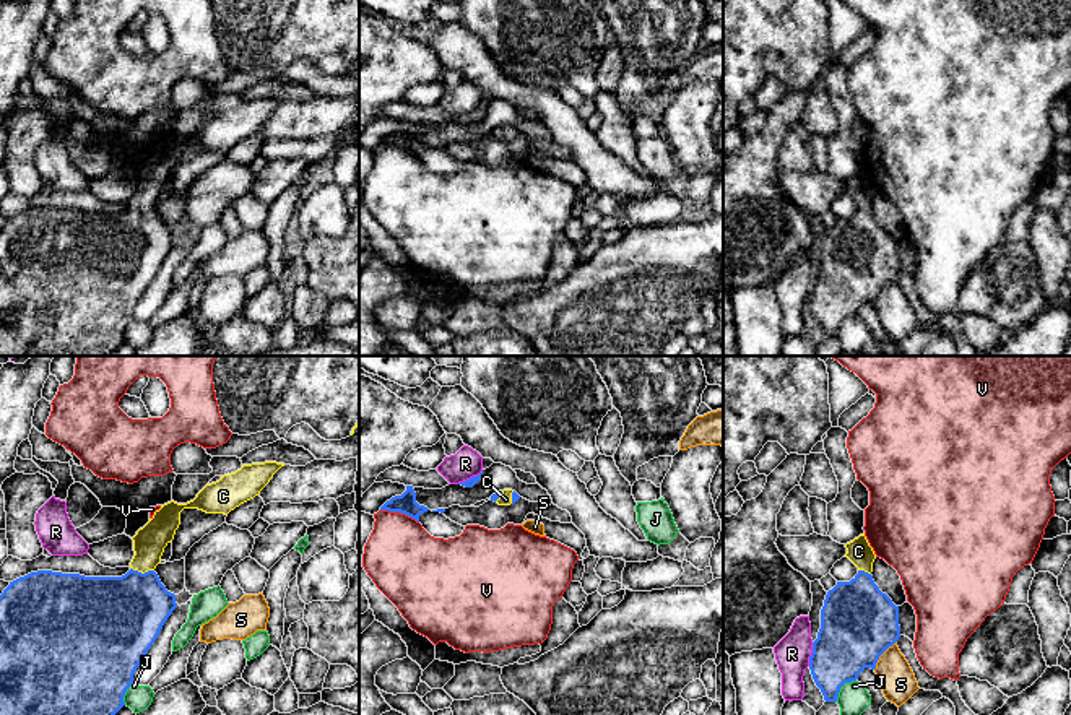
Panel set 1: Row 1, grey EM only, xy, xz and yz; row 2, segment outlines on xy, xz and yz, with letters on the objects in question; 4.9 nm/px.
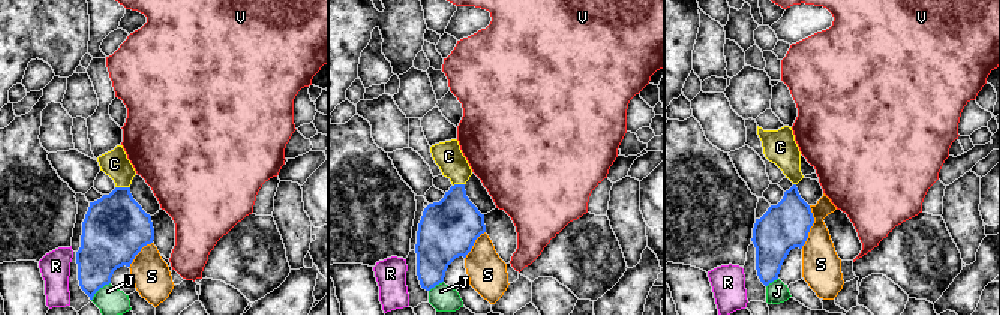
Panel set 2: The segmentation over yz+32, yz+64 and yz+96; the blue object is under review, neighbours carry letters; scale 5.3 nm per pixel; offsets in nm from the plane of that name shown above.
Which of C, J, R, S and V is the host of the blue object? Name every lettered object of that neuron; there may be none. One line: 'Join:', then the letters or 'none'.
Join: C

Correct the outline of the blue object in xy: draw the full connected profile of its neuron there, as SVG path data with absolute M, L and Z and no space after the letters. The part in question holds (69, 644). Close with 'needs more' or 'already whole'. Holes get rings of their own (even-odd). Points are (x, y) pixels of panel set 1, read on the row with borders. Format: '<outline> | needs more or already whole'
M265 462L242 465L241 470L206 484L193 500L161 505L150 522L137 531L135 556L130 570L122 577L85 577L37 570L20 577L0 595L0 715L115 715L124 705L124 696L133 684L133 674L158 639L164 622L177 608L176 595L161 583L156 566L164 548L174 540L184 509L206 514L224 514L254 499L270 483L284 463Z | needs more

